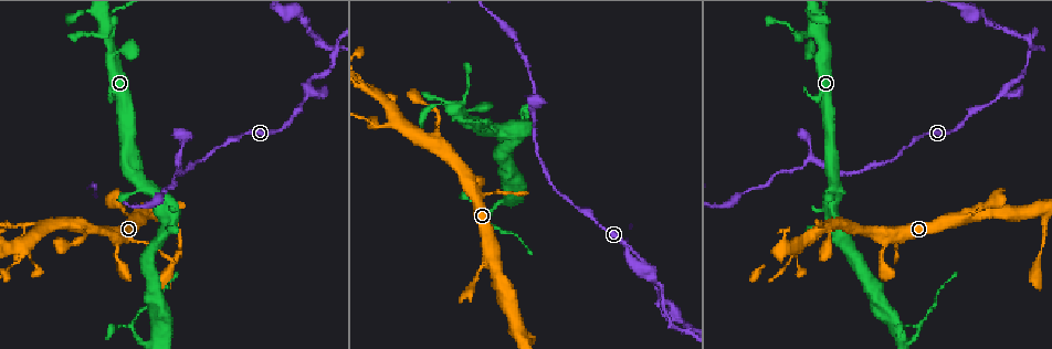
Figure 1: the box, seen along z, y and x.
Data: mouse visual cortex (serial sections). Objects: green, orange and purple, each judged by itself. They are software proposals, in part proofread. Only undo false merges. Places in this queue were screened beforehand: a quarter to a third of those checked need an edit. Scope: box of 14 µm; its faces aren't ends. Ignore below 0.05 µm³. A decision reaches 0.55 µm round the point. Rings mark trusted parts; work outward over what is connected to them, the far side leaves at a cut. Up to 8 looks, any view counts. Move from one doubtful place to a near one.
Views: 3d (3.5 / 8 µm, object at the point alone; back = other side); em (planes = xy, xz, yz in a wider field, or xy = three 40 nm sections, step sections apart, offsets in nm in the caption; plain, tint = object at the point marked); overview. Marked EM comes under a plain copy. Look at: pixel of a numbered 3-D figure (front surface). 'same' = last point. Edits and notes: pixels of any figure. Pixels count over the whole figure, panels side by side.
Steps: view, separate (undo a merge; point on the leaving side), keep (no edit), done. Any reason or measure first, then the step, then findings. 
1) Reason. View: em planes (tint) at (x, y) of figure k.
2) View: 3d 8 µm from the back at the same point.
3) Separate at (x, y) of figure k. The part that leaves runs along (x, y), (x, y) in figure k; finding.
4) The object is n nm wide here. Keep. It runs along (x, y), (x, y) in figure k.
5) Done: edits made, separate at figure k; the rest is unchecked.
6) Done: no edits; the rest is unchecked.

Four or more arms meet. View: 3d 8 µm at (813, 34) of figure 1.

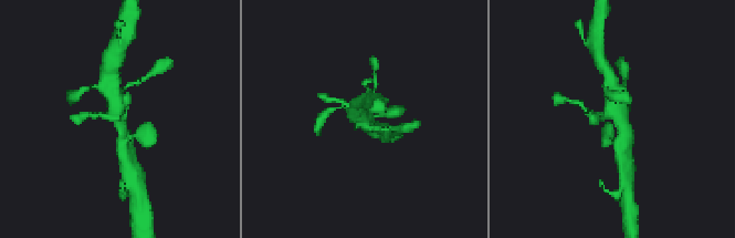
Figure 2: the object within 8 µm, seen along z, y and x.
Closer look. View: 3d 3.5 µm at (113, 112) of figure 2.

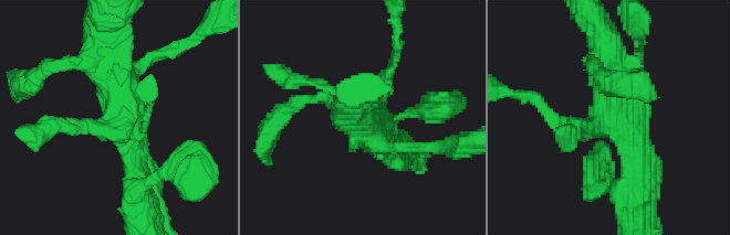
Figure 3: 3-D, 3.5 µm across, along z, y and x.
Now the EM. View: em xy step 5 (tint) at (121, 121) of figure 3.

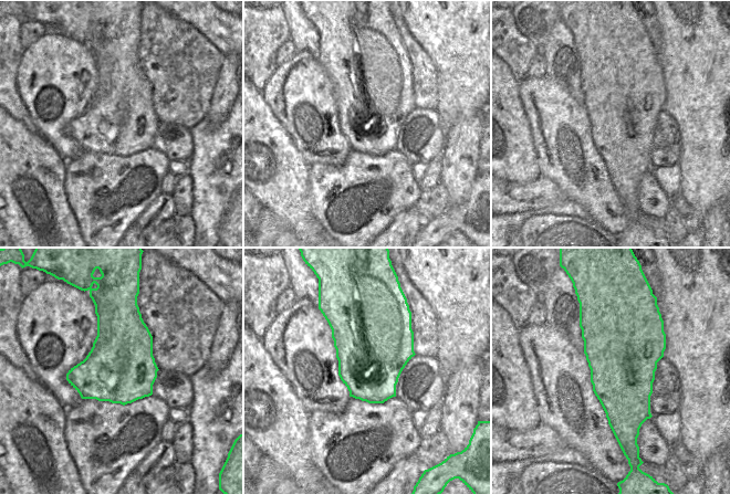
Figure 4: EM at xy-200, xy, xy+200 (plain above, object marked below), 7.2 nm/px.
Keep. It runs along (137, 174), (117, 76), (86, 59) in figure 3; one cell here.

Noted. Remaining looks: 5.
Sharp bend. View: 3d 3.5 µm at (135, 329) of figure 1.

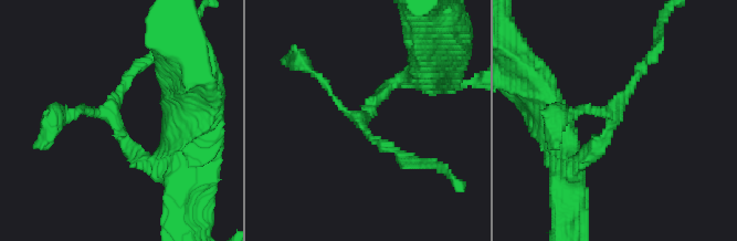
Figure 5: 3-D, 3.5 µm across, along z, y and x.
Now the EM. View: em xy step 2 (tint) at (112, 118) of figure 5.

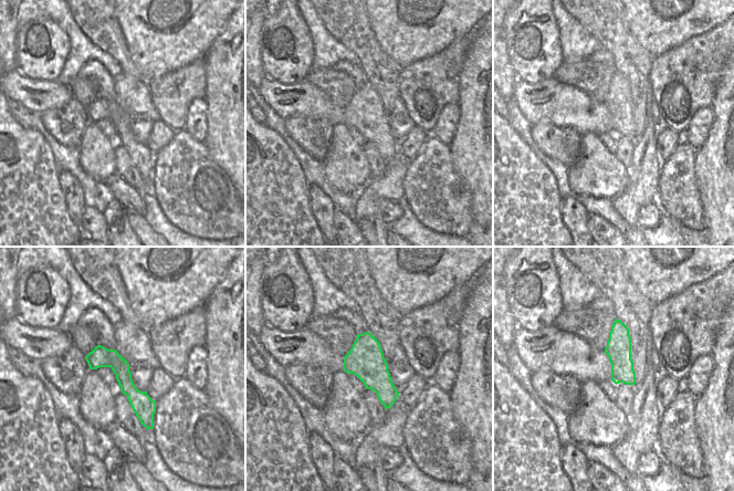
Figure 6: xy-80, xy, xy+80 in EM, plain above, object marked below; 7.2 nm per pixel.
Separate at (592, 109) of figure 5. A second cell is stuck on.

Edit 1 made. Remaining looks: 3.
Redraw. View: overview.

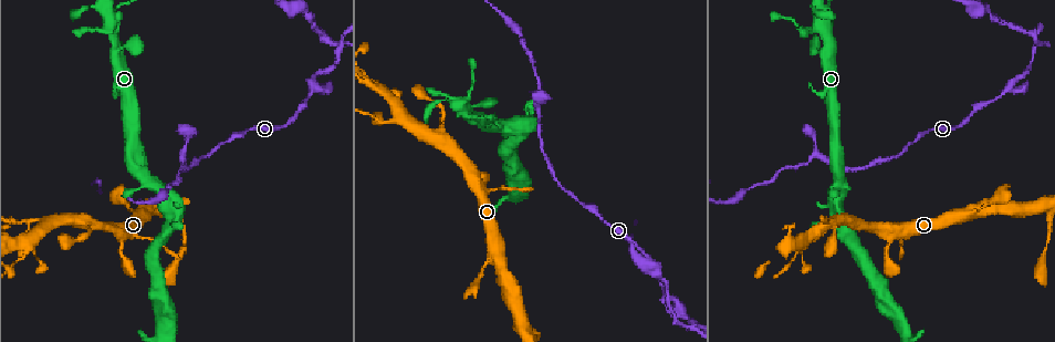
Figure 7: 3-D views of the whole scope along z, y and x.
Side arm on a straight run. View: 3d 8 µm at (1004, 90) of figure 7.

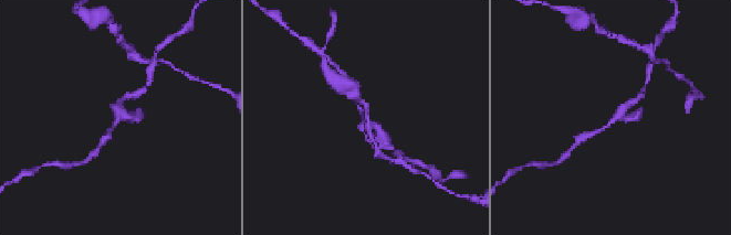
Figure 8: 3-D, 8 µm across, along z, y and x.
3 arms meet here; the arms are 200, 250, 250 nm wide; now the EM. View: em xy step 5 (tint) at (615, 119) of figure 8.

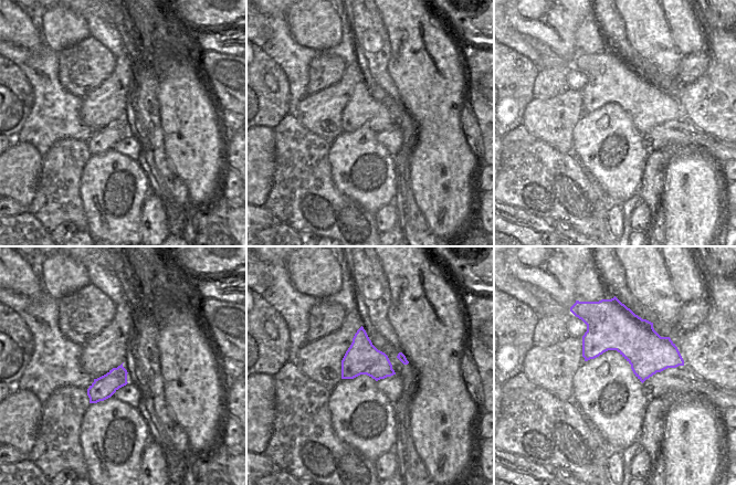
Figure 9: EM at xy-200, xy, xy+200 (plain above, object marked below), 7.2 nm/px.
Keep. It runs along (589, 135), (609, 125), (637, 97) in figure 8; one cell here.

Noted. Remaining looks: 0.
Done: edits made, separate at figure 5; the rest is unchecked.

